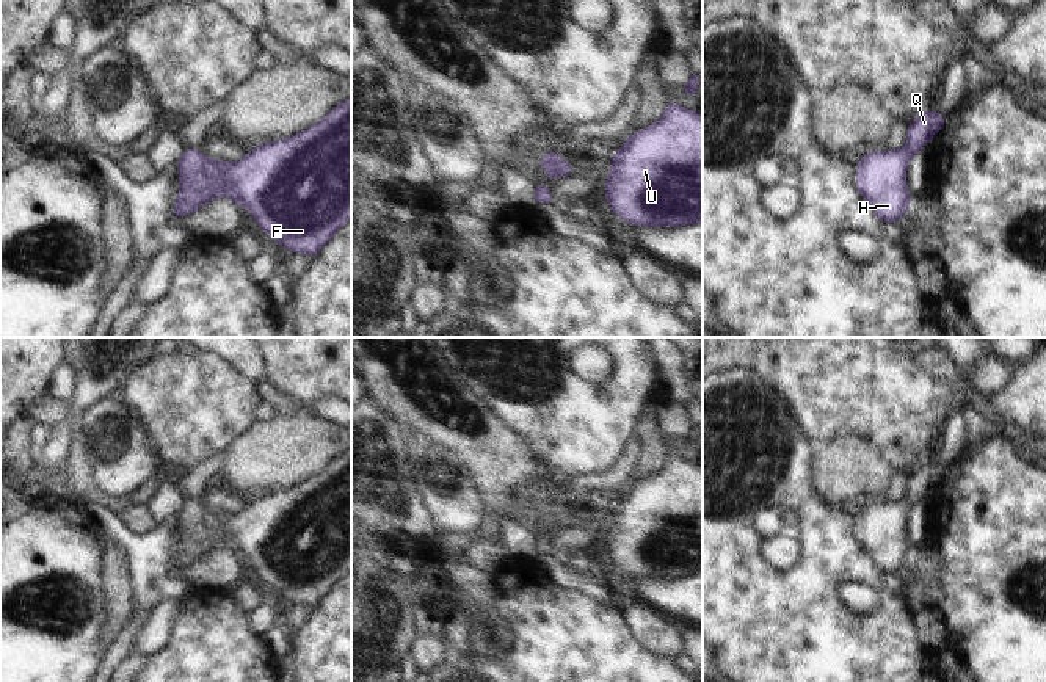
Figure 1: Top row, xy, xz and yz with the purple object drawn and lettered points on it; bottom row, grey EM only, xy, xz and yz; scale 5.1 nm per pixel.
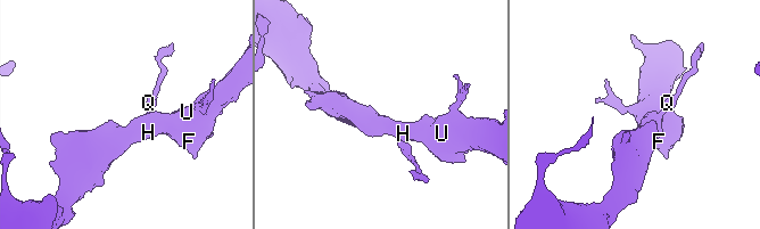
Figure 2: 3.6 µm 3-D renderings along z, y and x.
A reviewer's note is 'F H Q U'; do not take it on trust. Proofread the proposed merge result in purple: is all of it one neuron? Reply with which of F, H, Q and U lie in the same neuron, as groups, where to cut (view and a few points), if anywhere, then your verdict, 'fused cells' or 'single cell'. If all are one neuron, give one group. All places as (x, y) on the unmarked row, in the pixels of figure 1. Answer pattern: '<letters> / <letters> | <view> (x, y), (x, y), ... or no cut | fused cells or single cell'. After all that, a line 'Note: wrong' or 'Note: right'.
F H Q U | no cut | single cell
Note: right

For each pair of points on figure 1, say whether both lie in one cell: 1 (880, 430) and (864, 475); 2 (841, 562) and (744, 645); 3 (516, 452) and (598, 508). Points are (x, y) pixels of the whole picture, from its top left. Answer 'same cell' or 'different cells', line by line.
1: different cells
2: same cell
3: same cell

